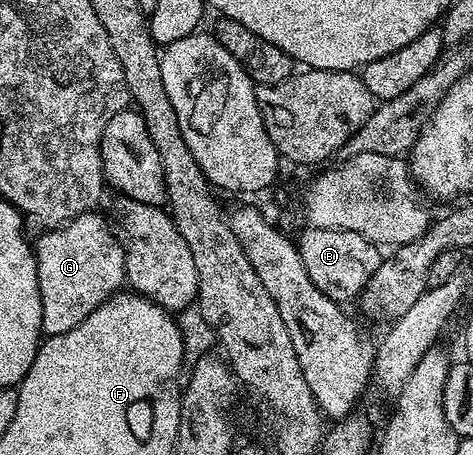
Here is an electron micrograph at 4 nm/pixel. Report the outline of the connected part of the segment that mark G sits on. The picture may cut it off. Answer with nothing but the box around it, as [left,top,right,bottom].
[33,209,126,336]

